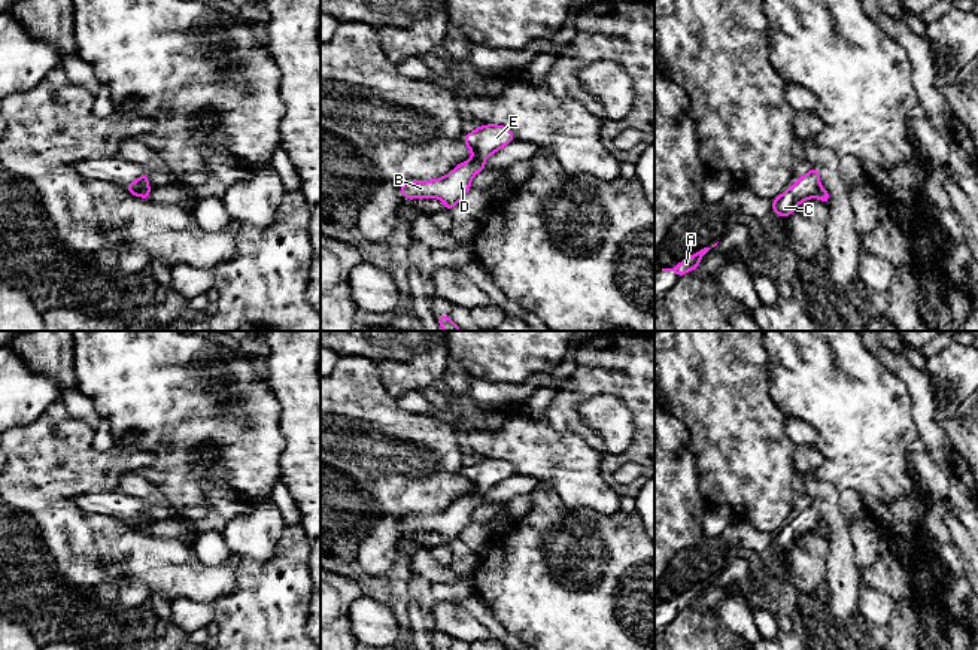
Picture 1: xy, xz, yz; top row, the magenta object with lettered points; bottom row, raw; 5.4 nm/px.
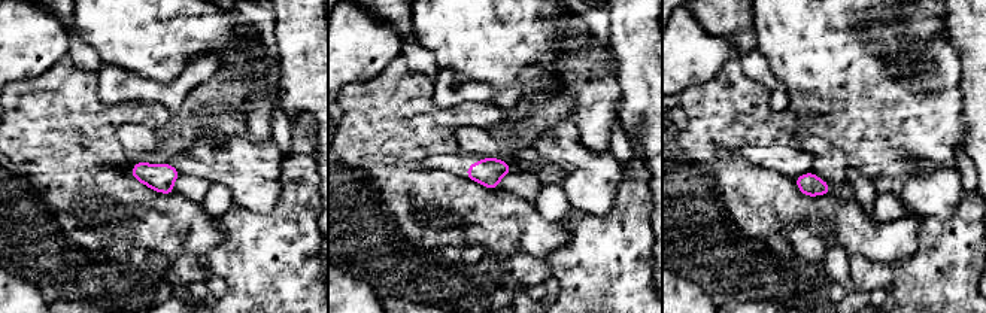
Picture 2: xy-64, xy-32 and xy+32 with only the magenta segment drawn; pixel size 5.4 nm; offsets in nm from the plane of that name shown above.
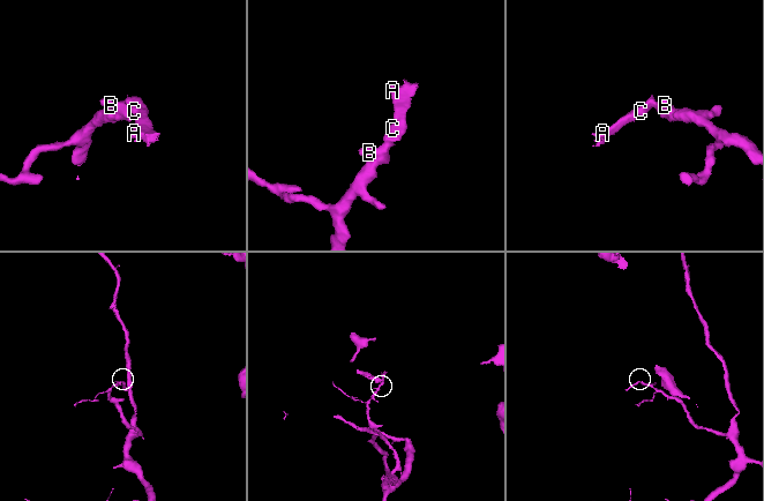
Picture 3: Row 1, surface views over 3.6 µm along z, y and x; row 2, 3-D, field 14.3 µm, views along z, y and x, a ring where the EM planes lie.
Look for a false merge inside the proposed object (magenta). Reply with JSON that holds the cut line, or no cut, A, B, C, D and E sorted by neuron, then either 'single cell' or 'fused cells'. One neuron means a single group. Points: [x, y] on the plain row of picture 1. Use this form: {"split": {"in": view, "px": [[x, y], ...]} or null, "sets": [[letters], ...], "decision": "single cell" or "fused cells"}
{"split": {"in": "xy", "px": [[127, 519], [148, 525]]}, "sets": [["A", "C", "E"], ["B", "D"]], "decision": "fused cells"}

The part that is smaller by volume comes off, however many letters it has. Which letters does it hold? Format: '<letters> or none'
A, C, E

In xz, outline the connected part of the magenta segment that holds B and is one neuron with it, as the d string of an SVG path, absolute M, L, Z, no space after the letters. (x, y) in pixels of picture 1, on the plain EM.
M467 493L440 513L404 514L400 526L406 534L438 532L446 538L444 544L450 546L470 525L473 511L485 502L485 495Z

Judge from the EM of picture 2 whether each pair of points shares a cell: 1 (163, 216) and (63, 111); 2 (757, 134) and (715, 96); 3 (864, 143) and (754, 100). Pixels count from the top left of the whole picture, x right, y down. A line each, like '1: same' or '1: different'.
1: same
2: same
3: different

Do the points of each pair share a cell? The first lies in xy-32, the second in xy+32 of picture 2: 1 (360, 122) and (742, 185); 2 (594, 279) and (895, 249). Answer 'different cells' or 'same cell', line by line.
1: same cell
2: different cells

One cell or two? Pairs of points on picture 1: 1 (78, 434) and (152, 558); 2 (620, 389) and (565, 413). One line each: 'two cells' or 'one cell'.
1: one cell
2: one cell

